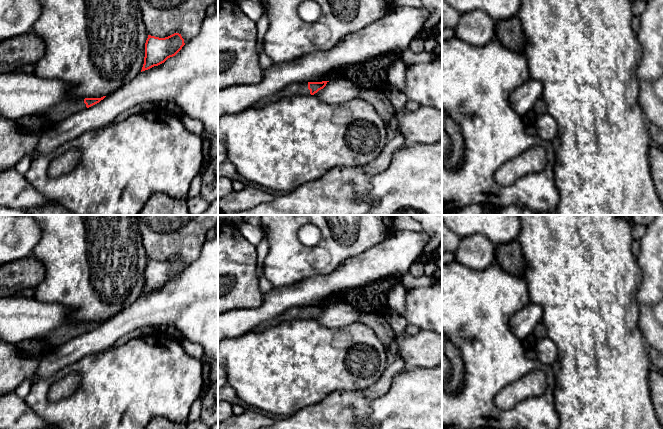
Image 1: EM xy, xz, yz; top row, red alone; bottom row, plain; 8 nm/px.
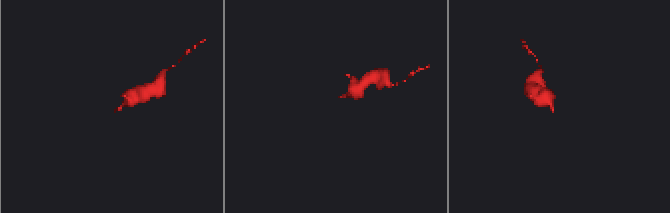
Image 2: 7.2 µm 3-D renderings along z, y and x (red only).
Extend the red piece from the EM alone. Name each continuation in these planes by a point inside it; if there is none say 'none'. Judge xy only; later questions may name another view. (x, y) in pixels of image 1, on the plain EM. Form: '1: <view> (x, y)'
1: xy (59, 336)

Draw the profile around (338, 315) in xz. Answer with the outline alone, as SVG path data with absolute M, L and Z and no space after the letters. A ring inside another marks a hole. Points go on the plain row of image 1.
M336 303L327 306L326 310L314 319L327 328L342 328L358 322L361 314L362 312L352 305Z

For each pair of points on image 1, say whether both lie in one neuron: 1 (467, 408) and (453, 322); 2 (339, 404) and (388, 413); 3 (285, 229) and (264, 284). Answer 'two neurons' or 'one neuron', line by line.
1: one neuron
2: two neurons
3: two neurons

